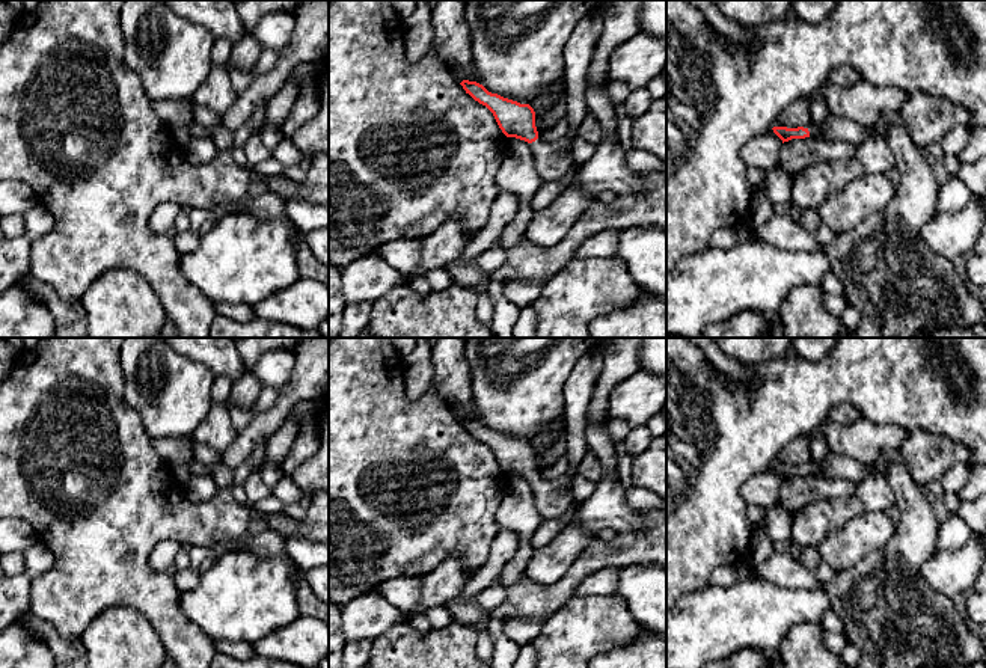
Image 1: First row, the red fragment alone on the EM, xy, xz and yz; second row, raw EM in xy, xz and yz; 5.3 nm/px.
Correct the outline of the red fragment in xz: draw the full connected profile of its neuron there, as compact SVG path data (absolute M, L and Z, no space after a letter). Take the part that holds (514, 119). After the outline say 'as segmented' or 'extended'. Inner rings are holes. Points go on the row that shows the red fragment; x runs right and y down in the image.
M463 80L460 84L466 93L493 113L507 137L516 137L529 143L534 166L543 181L561 181L577 161L567 136L556 142L543 142L538 137L535 112L529 104L520 104L491 93L476 81Z | extended

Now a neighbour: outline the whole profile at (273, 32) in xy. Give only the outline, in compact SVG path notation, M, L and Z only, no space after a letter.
M276 12L262 17L250 33L264 48L280 53L291 41L294 27L295 20L292 14Z

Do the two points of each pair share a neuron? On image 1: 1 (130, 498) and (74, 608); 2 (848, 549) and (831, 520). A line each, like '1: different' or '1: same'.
1: same
2: different

